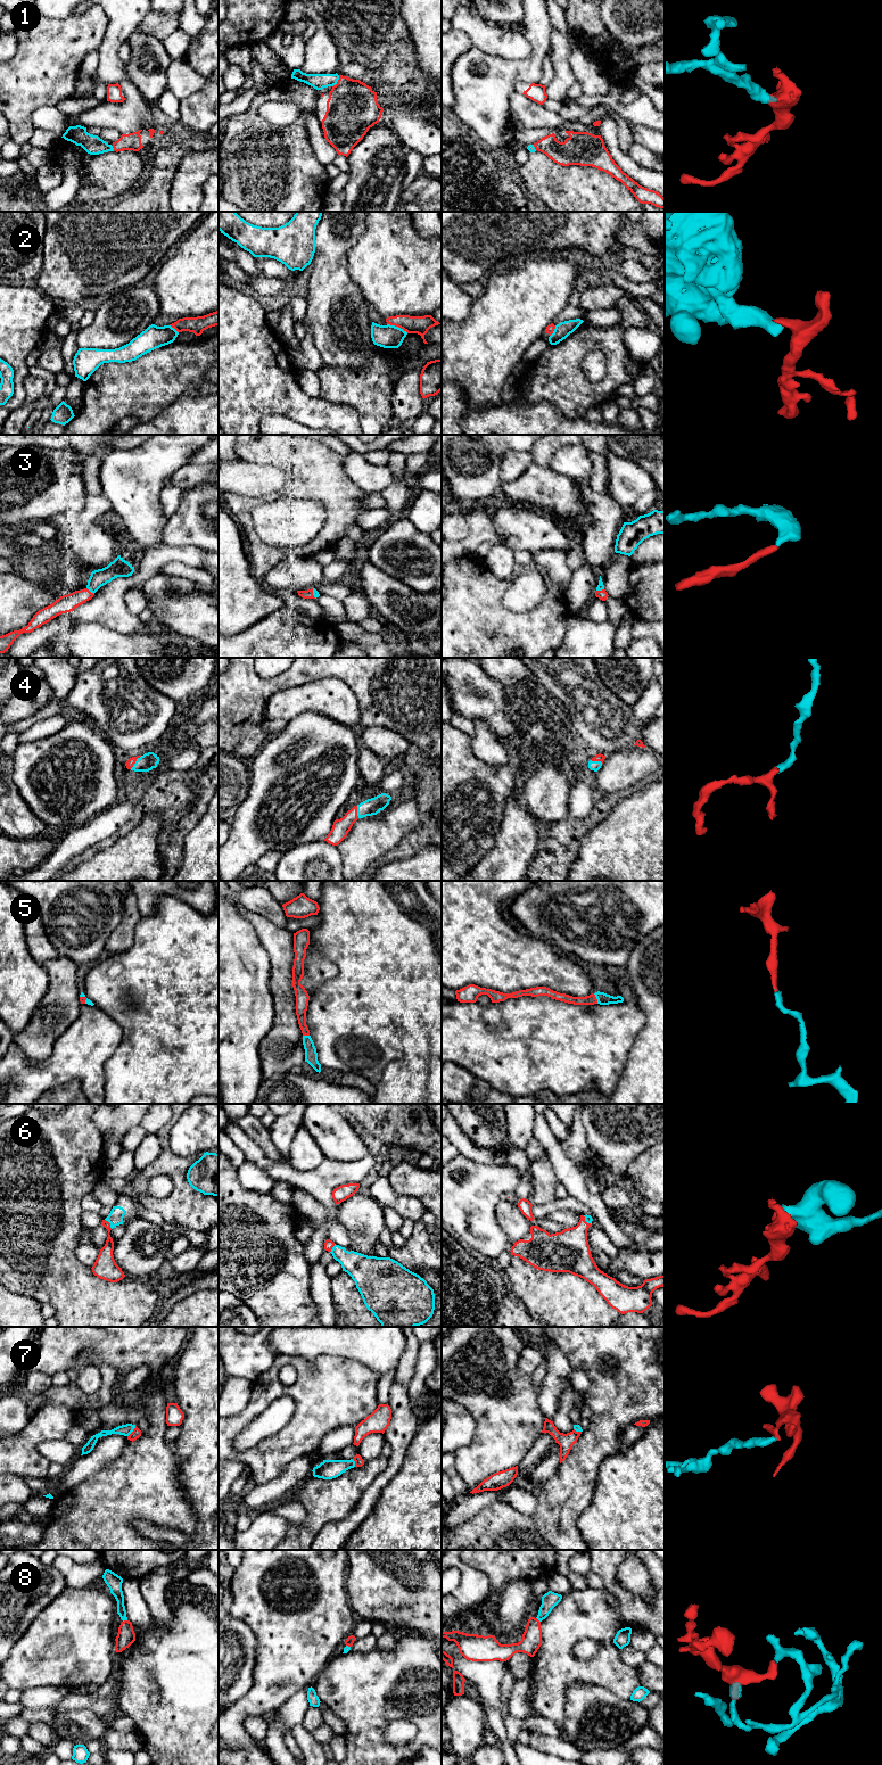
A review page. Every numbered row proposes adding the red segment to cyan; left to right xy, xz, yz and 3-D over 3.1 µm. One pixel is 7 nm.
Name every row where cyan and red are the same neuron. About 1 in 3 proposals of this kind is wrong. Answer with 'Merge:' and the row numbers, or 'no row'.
Merge: 1, 3, 4, 5, 6, 8

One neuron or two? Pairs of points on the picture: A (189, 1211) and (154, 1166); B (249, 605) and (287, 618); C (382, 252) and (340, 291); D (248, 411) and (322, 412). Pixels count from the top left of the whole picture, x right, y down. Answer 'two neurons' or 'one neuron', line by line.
A: one neuron
B: two neurons
C: two neurons
D: one neuron

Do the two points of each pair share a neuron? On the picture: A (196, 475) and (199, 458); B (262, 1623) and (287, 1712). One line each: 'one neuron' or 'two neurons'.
A: two neurons
B: two neurons

